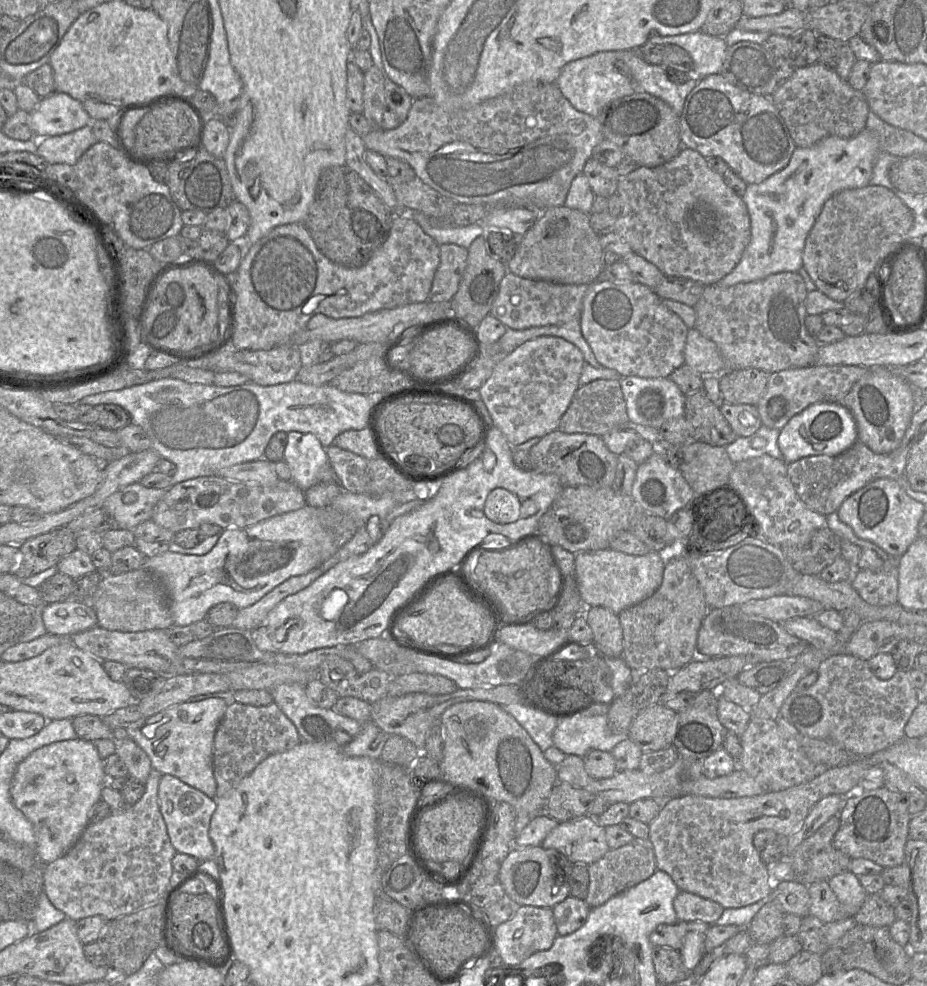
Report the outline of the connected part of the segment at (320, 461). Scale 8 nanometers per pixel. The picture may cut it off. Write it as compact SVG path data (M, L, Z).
M287 432L283 461L291 470L291 481L301 490L327 481L336 481L326 448L311 433Z

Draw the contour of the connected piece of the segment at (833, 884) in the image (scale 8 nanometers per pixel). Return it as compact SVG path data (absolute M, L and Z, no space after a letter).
M846 871L834 876L828 883L847 913L847 917L854 917L868 895L858 876L851 871Z

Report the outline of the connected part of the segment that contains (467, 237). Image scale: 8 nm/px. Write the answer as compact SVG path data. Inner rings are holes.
M409 212L411 218L416 221L423 231L430 236L438 246L455 244L468 250L471 243L478 237L486 239L486 230L482 229L482 223L458 227L436 227L430 223L429 217L419 212Z

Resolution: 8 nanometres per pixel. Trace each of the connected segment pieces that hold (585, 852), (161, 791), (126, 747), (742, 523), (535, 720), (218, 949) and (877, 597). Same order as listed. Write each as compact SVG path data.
M589 815L558 822L541 846L562 853L573 864L592 864L610 850L604 827Z
M163 774L158 785L158 801L169 839L175 850L198 861L214 859L215 847L209 838L209 825L216 809L215 799L209 798L172 775Z
M131 736L115 740L115 753L125 763L128 777L145 784L152 770L151 762Z
M730 485L719 487L705 494L695 495L689 504L693 514L693 527L683 543L683 551L692 548L688 554L707 554L733 547L748 538L760 536L758 522L740 494Z
M519 702L501 707L512 715L527 731L542 752L554 746L552 735L557 726L558 719L526 707Z
M176 893L170 902L167 934L171 946L184 954L219 960L226 950L224 918L218 913L215 900L208 893Z
M898 559L884 561L880 571L857 569L851 584L861 598L873 606L888 606L898 603Z

